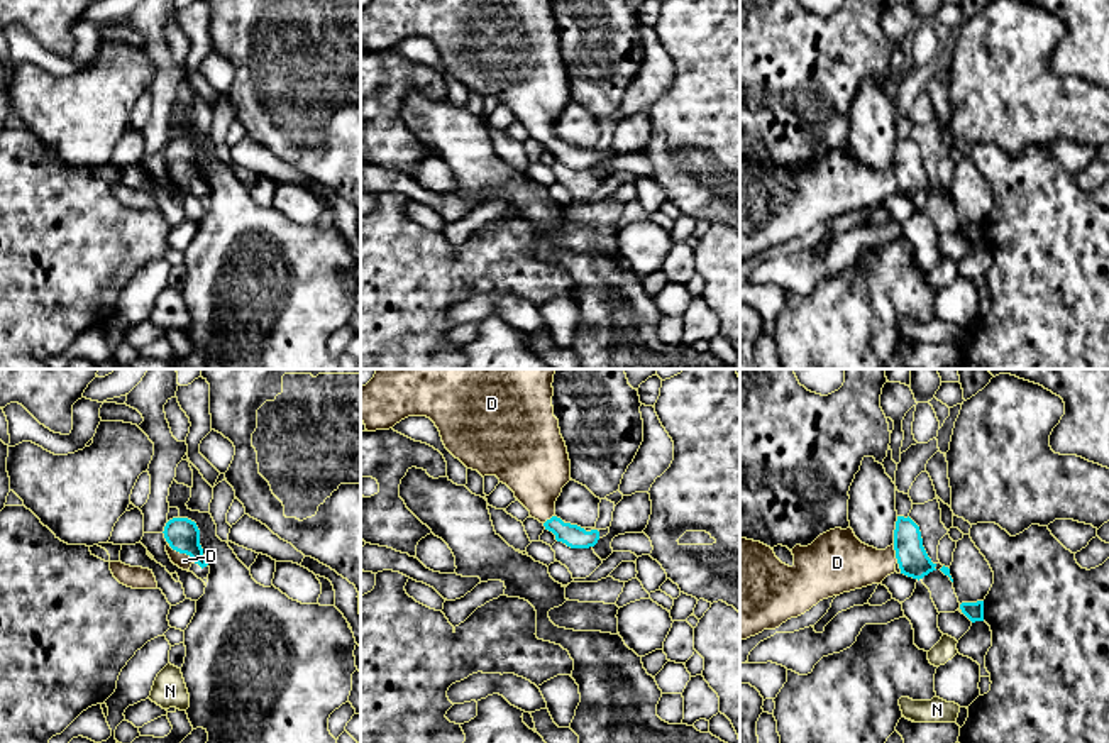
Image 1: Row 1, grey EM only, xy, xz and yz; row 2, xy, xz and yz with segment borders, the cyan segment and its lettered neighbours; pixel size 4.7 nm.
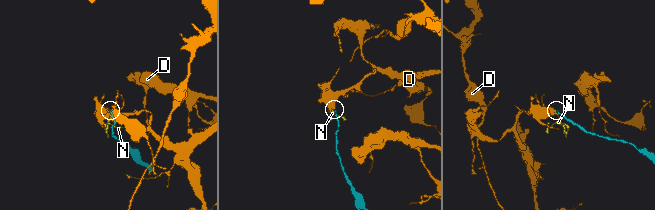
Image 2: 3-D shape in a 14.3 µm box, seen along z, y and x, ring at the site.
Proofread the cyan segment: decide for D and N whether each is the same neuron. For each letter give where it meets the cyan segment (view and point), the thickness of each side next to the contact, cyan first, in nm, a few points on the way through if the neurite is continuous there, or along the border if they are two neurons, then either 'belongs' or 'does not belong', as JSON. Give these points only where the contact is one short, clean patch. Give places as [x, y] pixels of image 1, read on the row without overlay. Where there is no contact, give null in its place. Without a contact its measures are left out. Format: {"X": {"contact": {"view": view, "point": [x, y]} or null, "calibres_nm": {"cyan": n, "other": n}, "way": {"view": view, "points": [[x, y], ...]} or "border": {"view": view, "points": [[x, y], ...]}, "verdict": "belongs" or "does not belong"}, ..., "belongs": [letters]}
{"D": {"contact": {"view": "xy", "point": [180, 173]}, "calibres_nm": {"cyan": 160, "other": 70}, "way": {"view": "xy", "points": [[182, 154], [180, 173], [183, 181]]}, "verdict": "belongs"}, "N": {"contact": {"view": "yz", "point": [962, 232]}, "calibres_nm": {"cyan": 90, "other": 20}, "border": {"view": "yz", "points": [[959, 229], [964, 234]]}, "verdict": "does not belong"}, "belongs": ["D"]}

